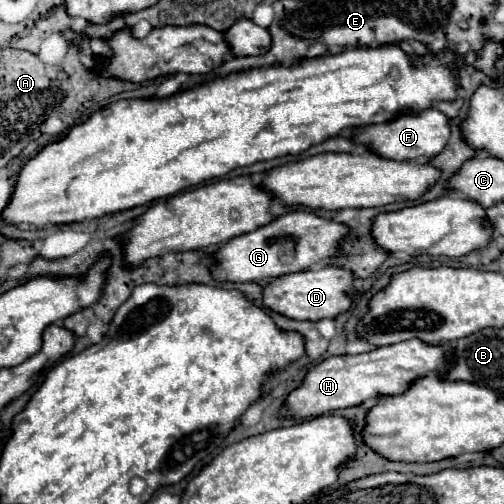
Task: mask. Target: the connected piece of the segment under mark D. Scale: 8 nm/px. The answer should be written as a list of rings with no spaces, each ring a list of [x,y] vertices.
[[[336,266],[310,268],[302,272],[292,272],[284,276],[276,276],[262,288],[262,304],[266,310],[282,314],[292,320],[322,320],[334,318],[340,312],[350,308],[350,284],[354,282],[354,274]]]

